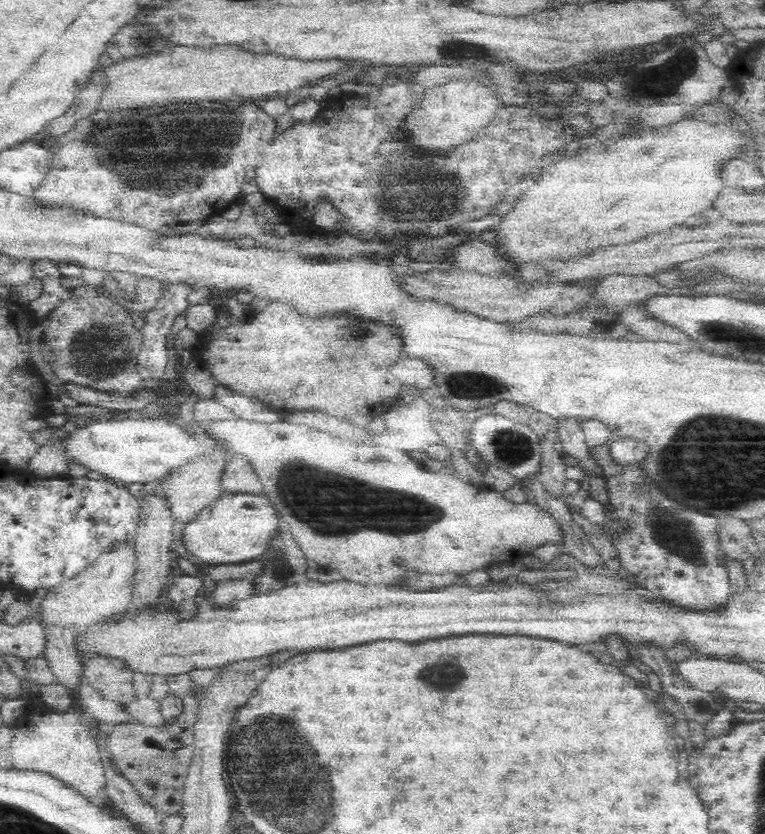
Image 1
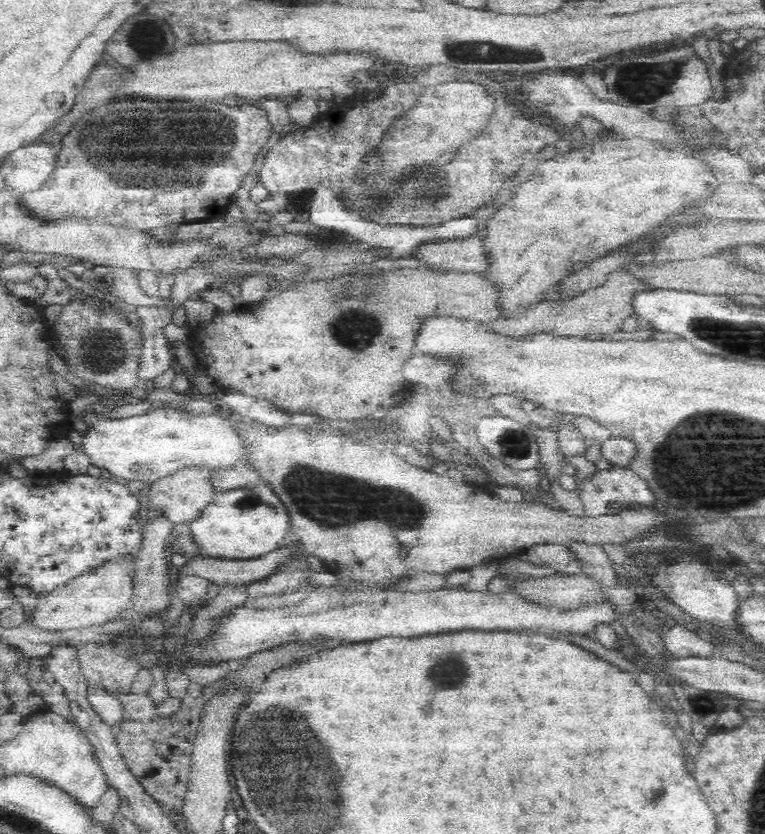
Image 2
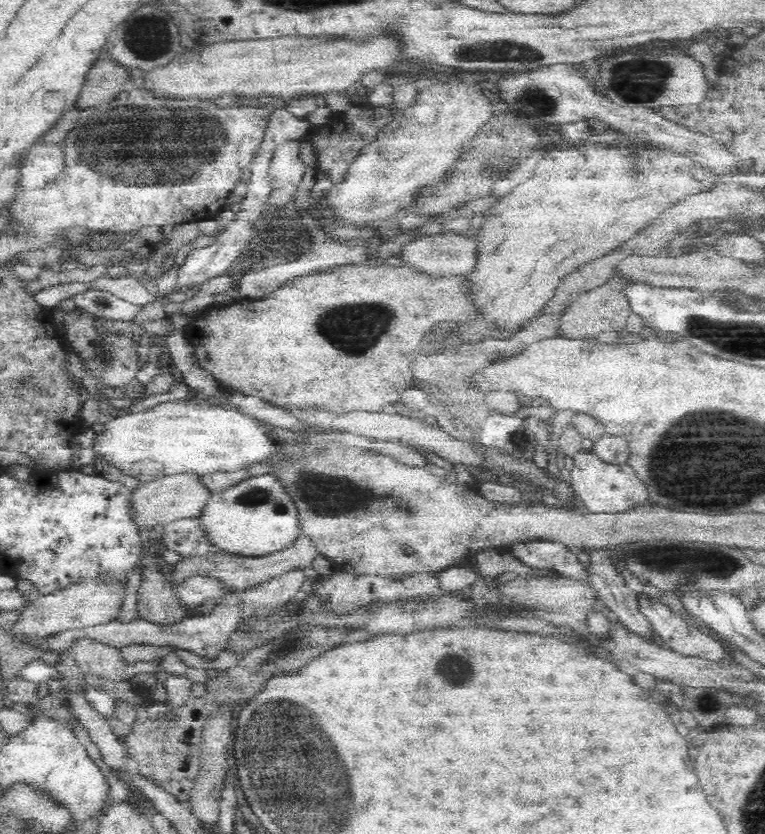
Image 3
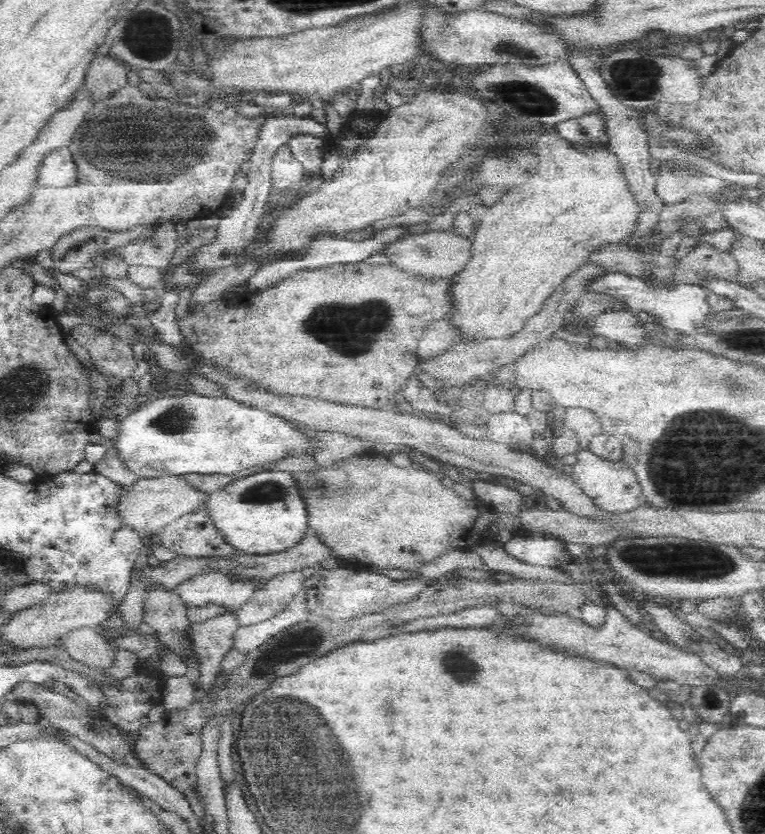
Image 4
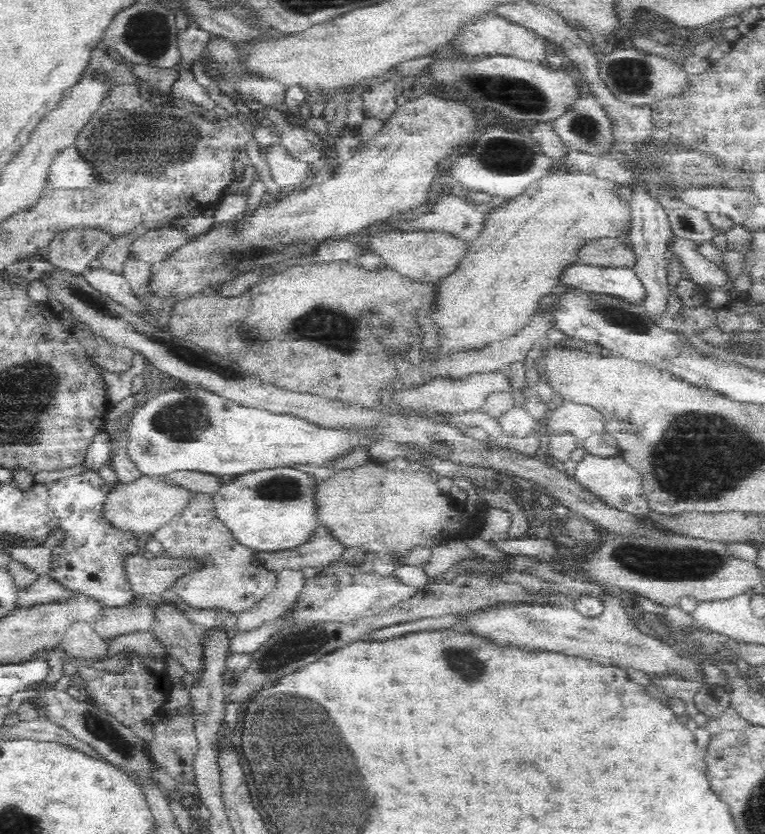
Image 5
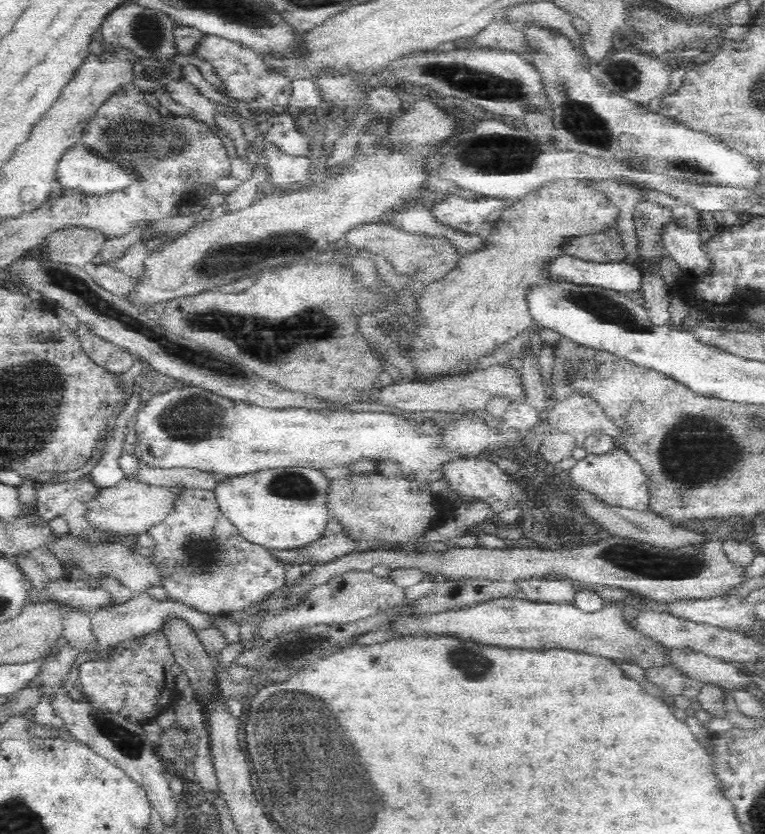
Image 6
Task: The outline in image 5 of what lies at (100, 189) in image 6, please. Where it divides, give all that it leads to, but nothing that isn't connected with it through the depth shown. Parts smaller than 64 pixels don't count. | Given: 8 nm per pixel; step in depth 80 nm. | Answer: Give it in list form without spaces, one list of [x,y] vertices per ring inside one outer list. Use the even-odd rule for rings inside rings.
[[[74,146],[64,148],[50,160],[46,184],[54,188],[88,188],[94,184],[90,167]]]

